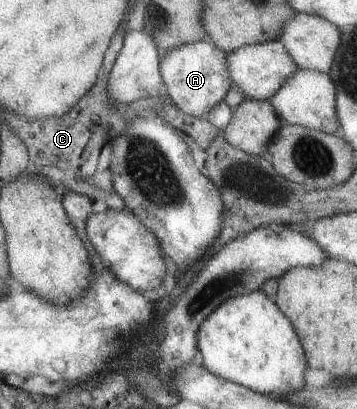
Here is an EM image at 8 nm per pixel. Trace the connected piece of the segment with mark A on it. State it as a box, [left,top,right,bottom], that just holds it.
[158,40,230,118]

